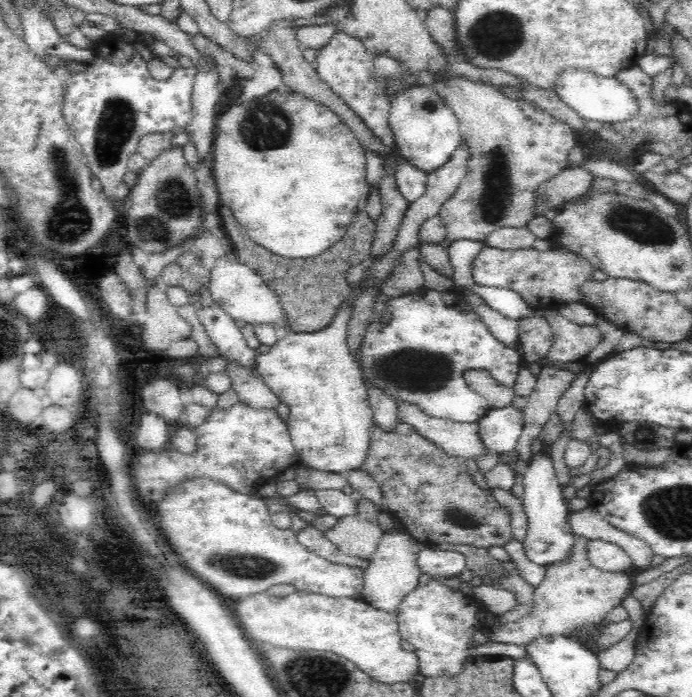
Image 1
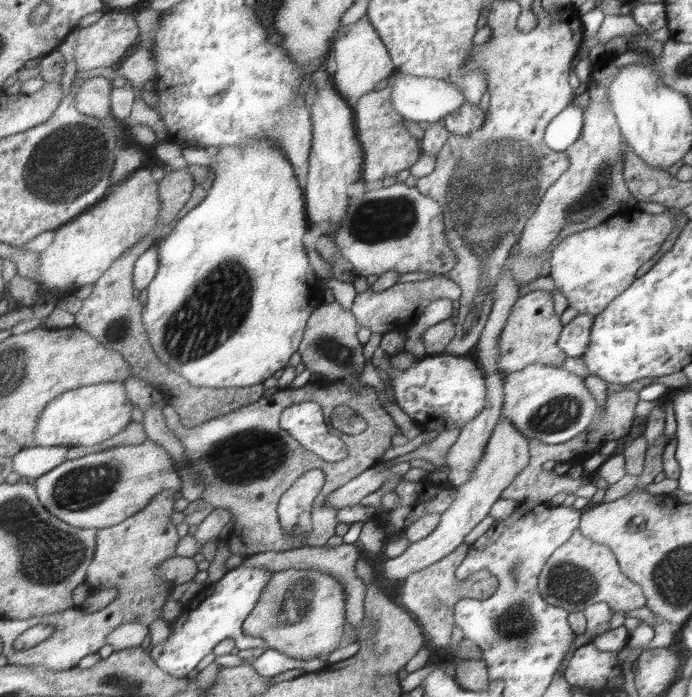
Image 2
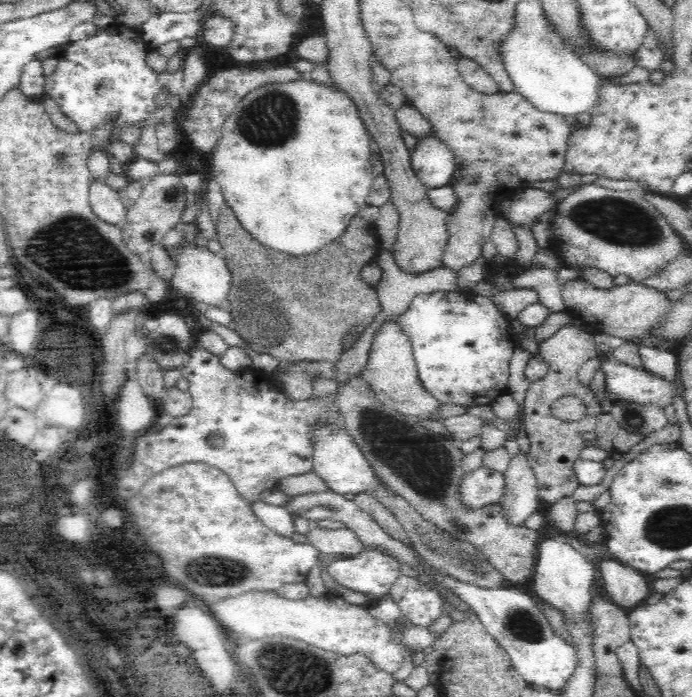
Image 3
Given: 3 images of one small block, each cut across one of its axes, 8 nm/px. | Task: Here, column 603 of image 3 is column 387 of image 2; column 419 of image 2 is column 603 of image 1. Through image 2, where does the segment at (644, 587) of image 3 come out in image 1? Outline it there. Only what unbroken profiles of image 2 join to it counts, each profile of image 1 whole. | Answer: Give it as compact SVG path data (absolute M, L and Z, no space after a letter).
M588 540L588 558L602 572L618 572L618 574L634 574L632 558L618 546L600 540Z

